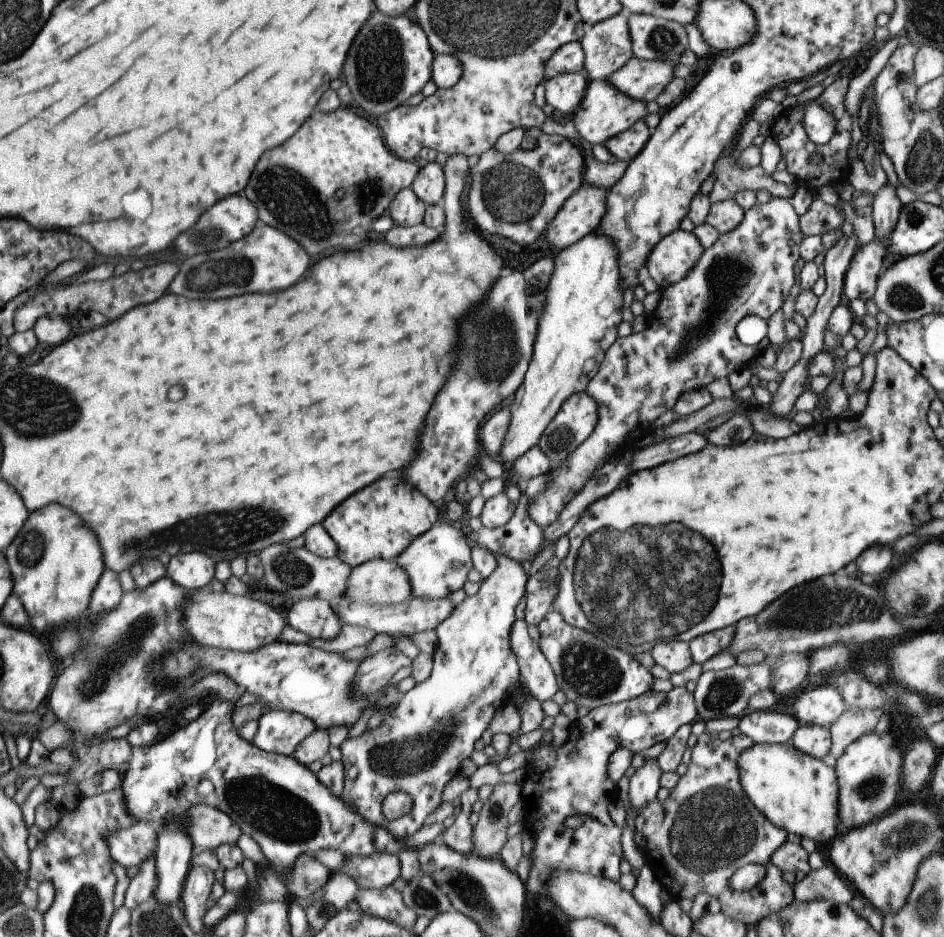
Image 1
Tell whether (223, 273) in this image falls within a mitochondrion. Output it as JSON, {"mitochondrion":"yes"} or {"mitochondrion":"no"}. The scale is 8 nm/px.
{"mitochondrion":"yes"}

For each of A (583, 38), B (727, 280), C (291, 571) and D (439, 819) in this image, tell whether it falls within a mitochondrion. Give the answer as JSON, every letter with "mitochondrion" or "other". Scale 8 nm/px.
{"A":"other","B":"mitochondrion","C":"mitochondrion","D":"other"}

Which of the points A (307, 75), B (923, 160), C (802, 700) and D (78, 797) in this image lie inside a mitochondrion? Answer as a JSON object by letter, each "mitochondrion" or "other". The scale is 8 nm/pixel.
{"A":"other","B":"mitochondrion","C":"other","D":"other"}

